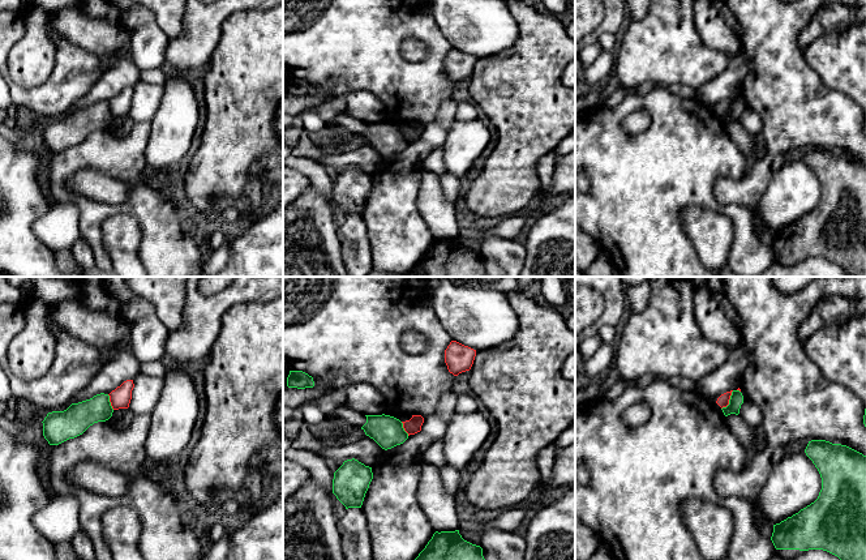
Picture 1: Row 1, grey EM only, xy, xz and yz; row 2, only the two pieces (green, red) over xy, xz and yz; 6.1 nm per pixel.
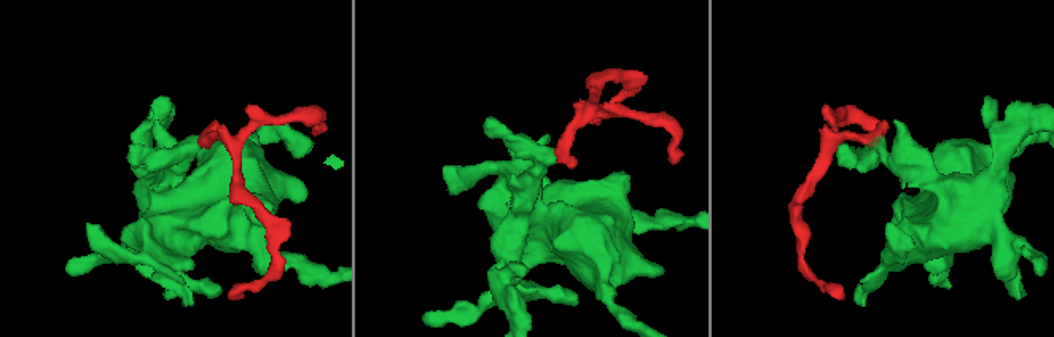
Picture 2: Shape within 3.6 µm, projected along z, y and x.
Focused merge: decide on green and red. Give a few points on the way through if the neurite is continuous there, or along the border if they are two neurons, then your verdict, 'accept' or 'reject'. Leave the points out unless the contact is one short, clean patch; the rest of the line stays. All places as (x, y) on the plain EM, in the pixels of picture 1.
border along yz (733, 98), (729, 110), (721, 116); reject

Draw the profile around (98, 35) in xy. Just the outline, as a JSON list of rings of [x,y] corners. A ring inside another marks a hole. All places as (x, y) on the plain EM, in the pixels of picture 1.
[[[64,8],[51,10],[50,22],[69,42],[99,56],[110,56],[130,46],[130,31],[106,17]]]

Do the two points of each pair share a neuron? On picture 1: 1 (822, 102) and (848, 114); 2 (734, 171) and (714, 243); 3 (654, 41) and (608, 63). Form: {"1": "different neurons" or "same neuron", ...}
{"1": "same neuron", "2": "different neurons", "3": "different neurons"}

